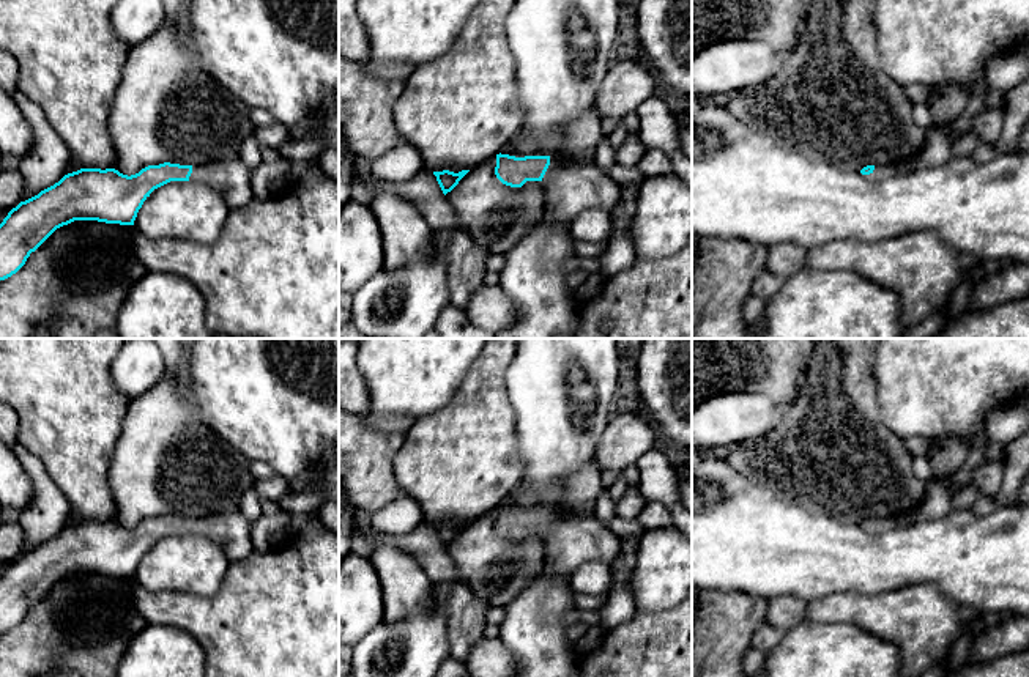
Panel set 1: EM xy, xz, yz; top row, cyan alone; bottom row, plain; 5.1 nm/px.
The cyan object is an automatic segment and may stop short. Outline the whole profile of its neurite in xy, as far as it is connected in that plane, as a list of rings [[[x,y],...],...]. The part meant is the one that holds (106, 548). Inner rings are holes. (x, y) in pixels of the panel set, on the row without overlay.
[[[240,512],[203,518],[180,518],[164,515],[148,518],[136,527],[123,527],[115,521],[80,521],[65,527],[54,538],[20,554],[0,576],[0,633],[16,627],[57,581],[74,573],[98,573],[106,576],[134,578],[139,562],[150,546],[170,534],[203,534],[214,540],[230,562],[243,560],[254,553],[252,523]]]

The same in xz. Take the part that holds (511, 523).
[[[496,507],[496,531],[511,540],[526,534],[541,534],[550,572],[567,576],[586,562],[602,562],[608,567],[618,560],[621,540],[594,513],[569,513],[555,509]]]

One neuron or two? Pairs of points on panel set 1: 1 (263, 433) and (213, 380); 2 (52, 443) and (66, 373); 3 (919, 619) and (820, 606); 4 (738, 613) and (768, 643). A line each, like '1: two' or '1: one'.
1: one
2: one
3: one
4: two

